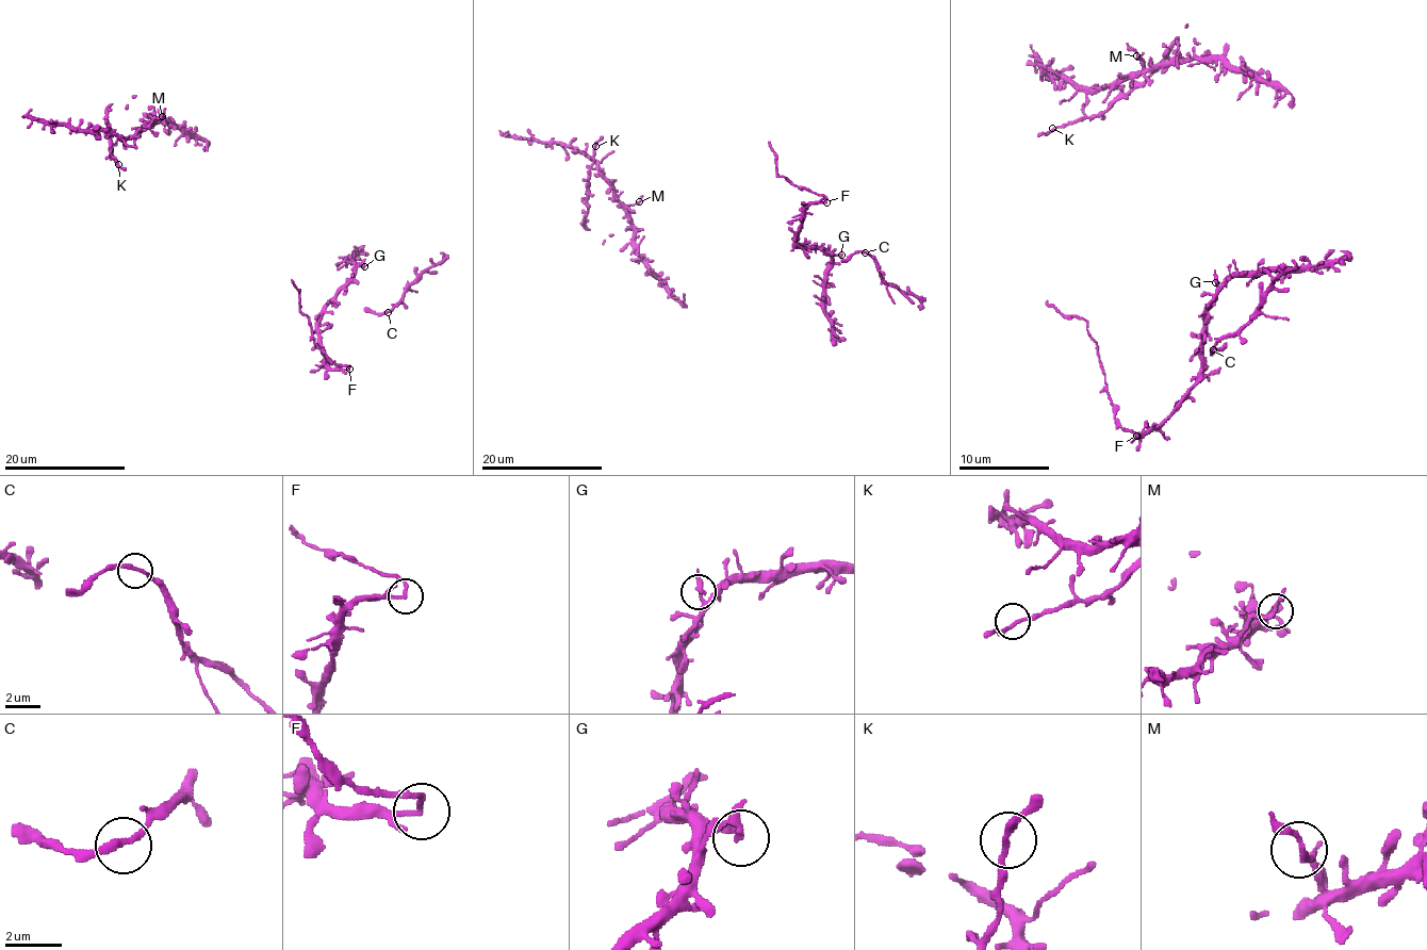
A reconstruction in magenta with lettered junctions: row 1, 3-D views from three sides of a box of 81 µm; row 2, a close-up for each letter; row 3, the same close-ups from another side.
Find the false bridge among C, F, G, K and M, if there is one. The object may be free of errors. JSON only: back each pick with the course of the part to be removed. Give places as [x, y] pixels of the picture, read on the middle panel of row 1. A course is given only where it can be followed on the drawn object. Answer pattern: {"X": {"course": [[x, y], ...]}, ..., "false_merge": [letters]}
{"F": {"course": [[825, 201], [824, 196], [777, 176], [774, 152], [769, 142]]}, "false_merge": ["F"]}

